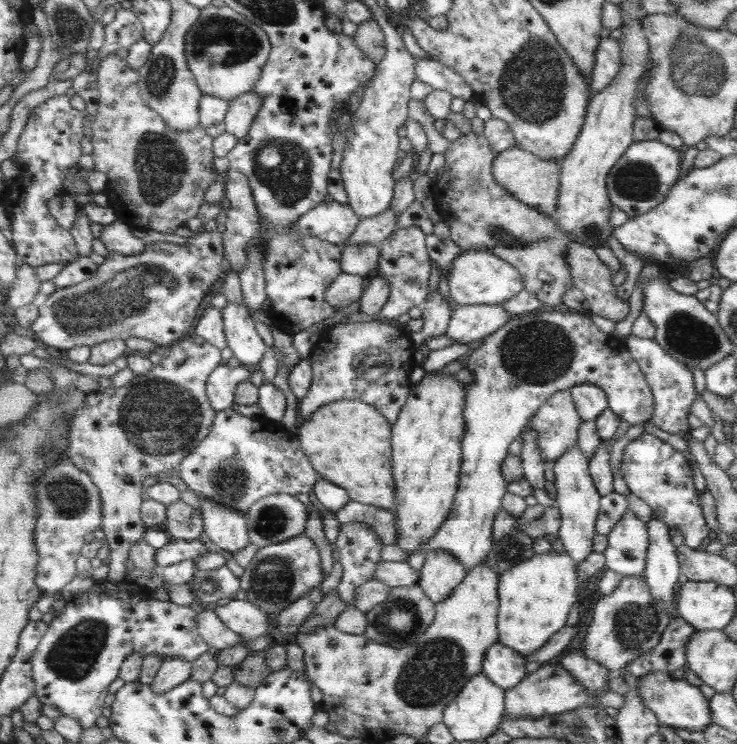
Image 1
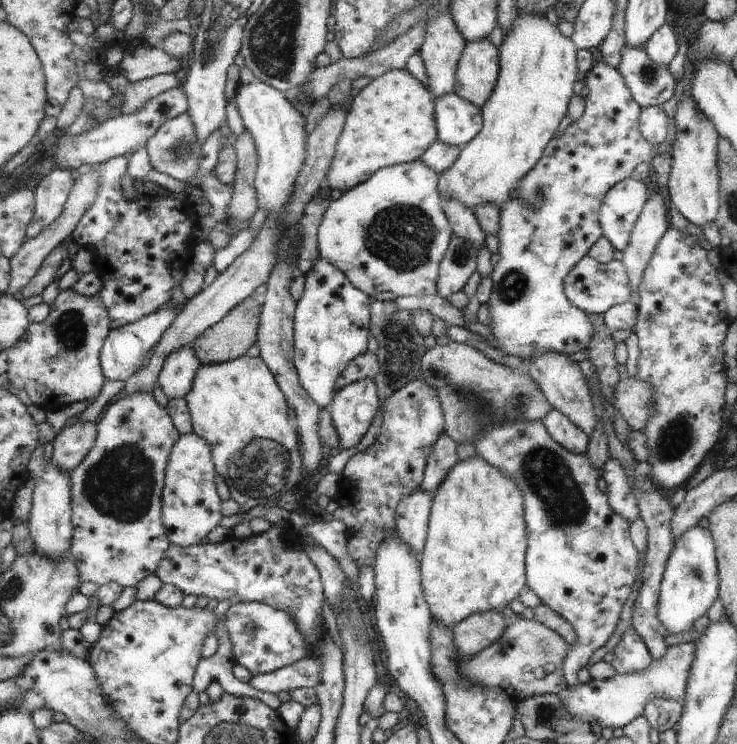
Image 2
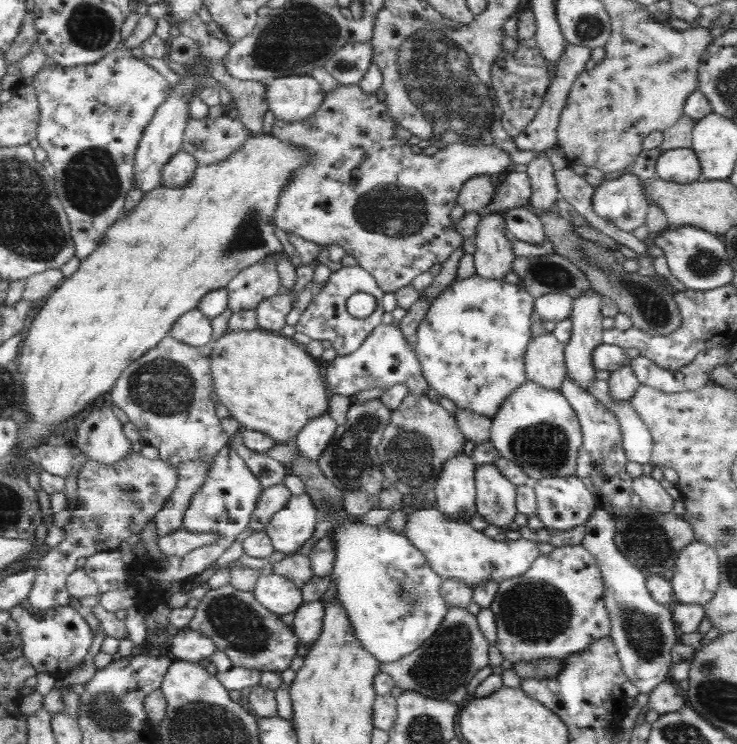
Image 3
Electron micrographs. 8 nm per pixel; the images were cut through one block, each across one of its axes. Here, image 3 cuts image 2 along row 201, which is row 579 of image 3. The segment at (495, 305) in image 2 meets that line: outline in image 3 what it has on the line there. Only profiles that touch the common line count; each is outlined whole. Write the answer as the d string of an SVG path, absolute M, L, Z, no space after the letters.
M580 544L553 547L549 553L537 555L523 575L499 582L489 610L496 625L494 647L511 663L563 661L591 642L610 637L597 562Z

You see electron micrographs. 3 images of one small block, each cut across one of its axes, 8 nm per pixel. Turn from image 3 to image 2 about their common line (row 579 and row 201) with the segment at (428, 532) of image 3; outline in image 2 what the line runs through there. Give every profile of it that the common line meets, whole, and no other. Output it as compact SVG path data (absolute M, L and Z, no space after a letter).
M517 12L509 32L502 34L501 46L501 80L497 80L497 92L493 92L493 100L480 108L483 114L483 126L479 134L468 144L461 147L457 162L439 175L439 192L444 198L459 200L465 208L473 208L477 204L493 204L499 206L512 198L521 178L537 164L541 154L554 132L565 116L567 102L575 80L580 80L577 74L576 51L569 37L559 33L556 25L551 24L544 16L523 14Z

